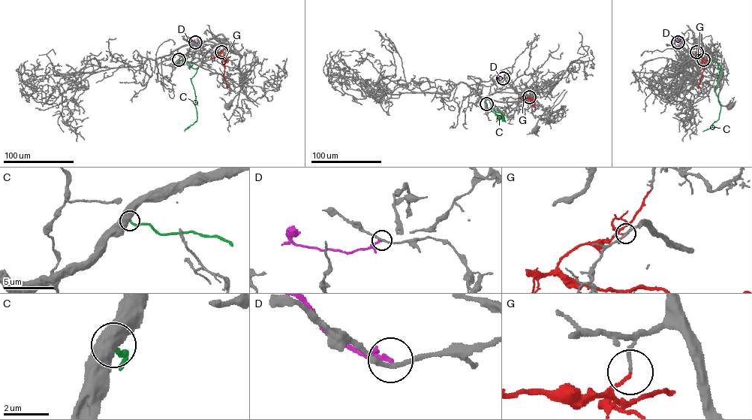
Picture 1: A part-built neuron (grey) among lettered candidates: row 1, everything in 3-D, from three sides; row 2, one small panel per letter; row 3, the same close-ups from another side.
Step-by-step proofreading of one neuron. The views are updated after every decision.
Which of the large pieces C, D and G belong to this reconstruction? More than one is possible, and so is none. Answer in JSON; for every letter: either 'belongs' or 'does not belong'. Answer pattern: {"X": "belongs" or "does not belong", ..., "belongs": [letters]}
{"C": "does not belong", "D": "does not belong", "G": "does not belong", "belongs": []}

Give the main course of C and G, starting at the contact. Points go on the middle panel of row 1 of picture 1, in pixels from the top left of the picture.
C: (486, 104), (490, 110), (504, 120), (498, 117), (502, 115), (502, 120), (504, 119), (495, 111), (492, 103)
G: (529, 97), (524, 98), (532, 99), (532, 104), (530, 101), (534, 98)

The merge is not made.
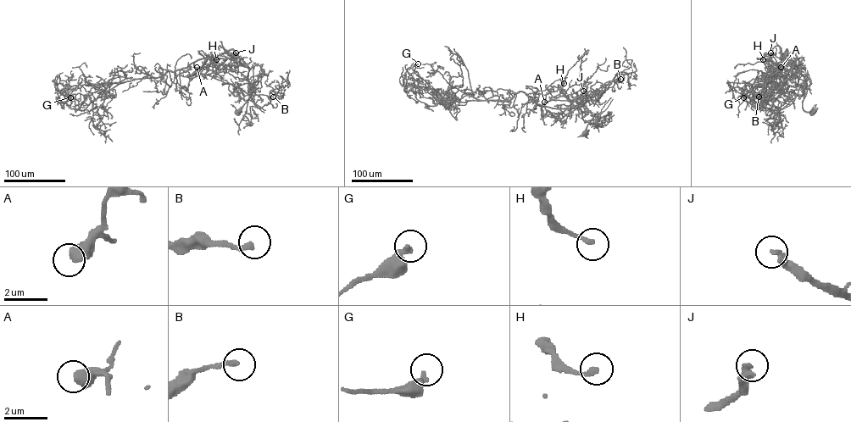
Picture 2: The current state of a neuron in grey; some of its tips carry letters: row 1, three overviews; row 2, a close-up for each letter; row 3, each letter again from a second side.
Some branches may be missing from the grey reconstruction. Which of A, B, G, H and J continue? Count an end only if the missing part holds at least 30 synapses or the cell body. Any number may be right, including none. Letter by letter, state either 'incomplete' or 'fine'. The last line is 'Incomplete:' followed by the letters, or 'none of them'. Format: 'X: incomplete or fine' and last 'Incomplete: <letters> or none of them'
A: fine
B: fine
G: fine
H: fine
J: fine
Incomplete: none of them

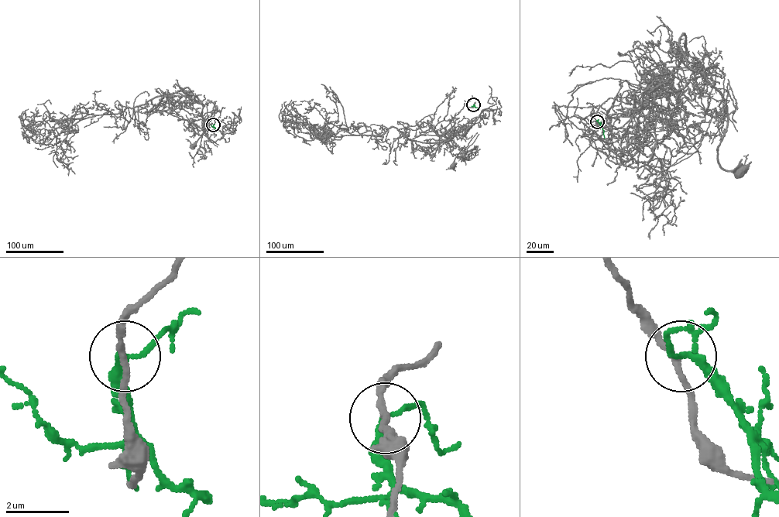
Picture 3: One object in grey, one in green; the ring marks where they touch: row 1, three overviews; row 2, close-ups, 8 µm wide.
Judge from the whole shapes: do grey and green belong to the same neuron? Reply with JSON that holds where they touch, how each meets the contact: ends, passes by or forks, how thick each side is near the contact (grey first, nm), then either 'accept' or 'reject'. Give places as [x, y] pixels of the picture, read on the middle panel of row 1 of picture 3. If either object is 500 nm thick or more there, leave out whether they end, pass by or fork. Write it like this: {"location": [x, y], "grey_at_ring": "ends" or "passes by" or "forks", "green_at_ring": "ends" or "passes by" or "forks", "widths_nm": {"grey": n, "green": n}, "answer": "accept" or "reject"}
{"location": [473, 104], "grey_at_ring": "passes by", "green_at_ring": "passes by", "widths_nm": {"grey": 180, "green": 200}, "answer": "reject"}

